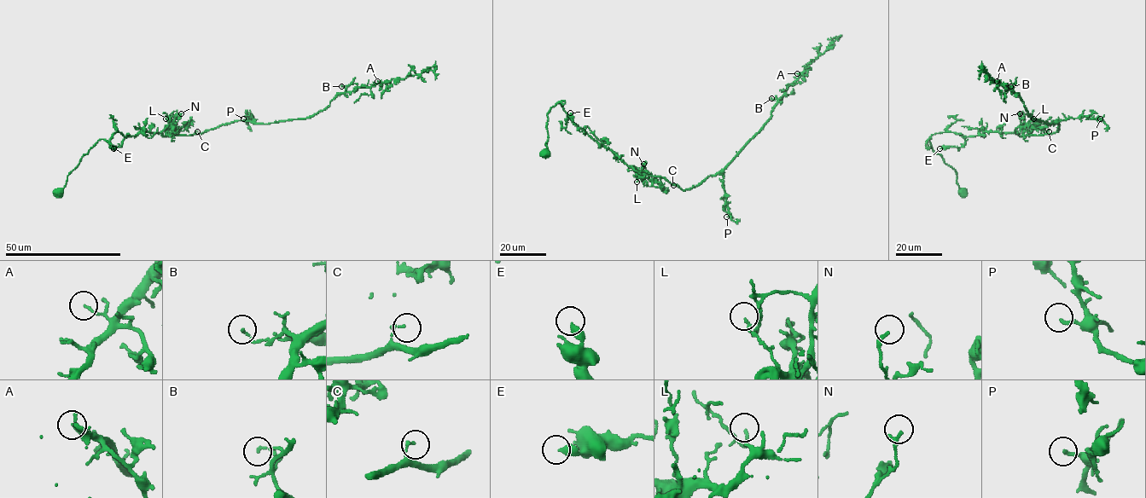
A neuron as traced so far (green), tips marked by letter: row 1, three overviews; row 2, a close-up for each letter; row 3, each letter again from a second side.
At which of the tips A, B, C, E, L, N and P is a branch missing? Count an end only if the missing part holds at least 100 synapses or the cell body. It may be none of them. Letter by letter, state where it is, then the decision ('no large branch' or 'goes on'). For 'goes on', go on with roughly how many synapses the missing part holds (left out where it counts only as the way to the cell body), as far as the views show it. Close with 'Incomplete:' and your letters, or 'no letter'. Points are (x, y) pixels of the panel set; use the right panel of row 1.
A: at (997, 81); no large branch
B: at (1010, 86); no large branch
C: at (1049, 131); no large branch
E: at (939, 148); no large branch
L: at (1033, 118); no large branch
N: at (1020, 113); no large branch
P: at (1100, 118); no large branch
Incomplete: no letter

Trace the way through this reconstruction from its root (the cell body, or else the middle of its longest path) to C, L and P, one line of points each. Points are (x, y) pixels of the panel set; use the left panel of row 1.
C: (59, 193), (81, 157), (99, 140), (108, 142), (116, 131), (128, 137), (139, 132), (167, 136), (197, 131)
L: (59, 193), (67, 175), (99, 140), (108, 142), (116, 131), (125, 137), (161, 132), (170, 124), (165, 118)
P: (59, 193), (81, 157), (116, 131), (125, 137), (193, 136), (253, 121), (243, 118)

